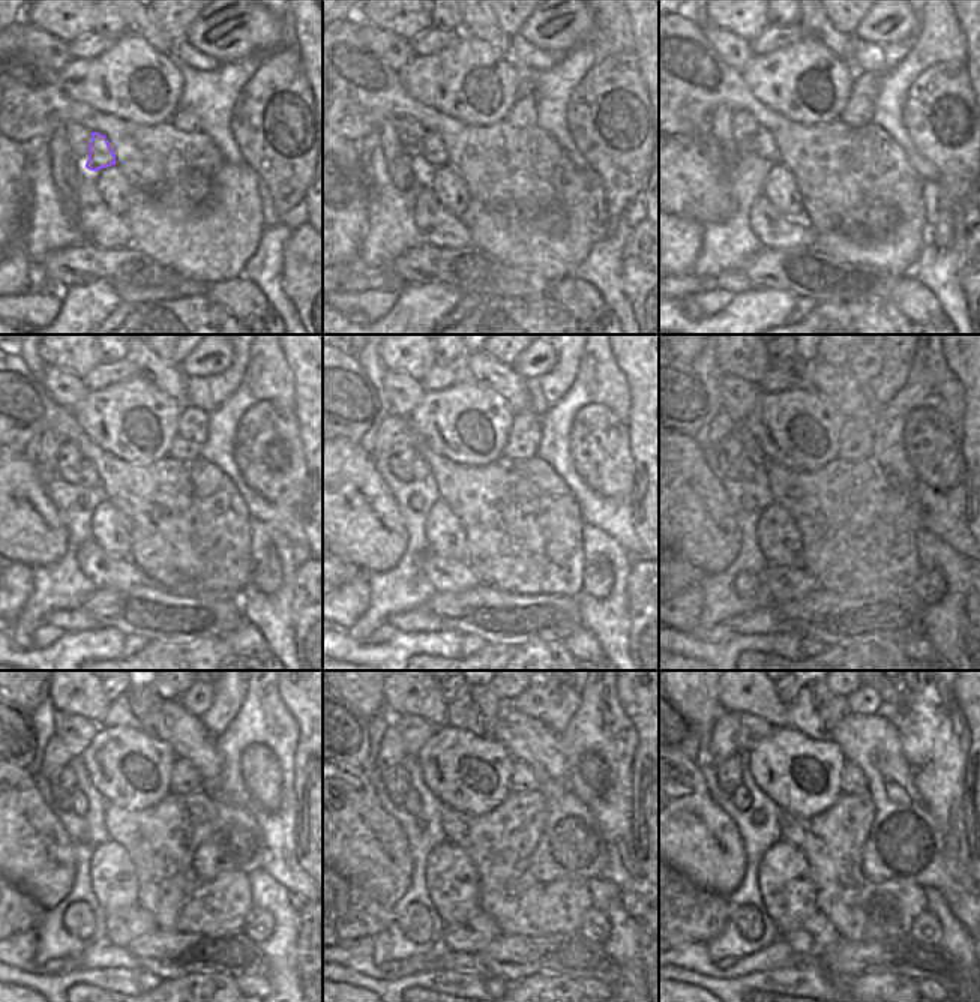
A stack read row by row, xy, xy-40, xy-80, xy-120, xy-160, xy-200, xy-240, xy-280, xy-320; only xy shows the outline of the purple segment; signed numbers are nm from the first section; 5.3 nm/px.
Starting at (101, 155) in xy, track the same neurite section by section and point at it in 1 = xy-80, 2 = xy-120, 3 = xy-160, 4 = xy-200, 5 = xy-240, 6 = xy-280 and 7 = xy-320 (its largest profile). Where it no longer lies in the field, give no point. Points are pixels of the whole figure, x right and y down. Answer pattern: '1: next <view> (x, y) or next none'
1: next xy-80 (764, 146)
2: next xy-120 (89, 477)
3: next xy-160 (420, 468)
4: next xy-200 (748, 468)
5: next xy-240 (78, 804)
6: next xy-280 (411, 801)
7: next xy-320 (742, 798)

